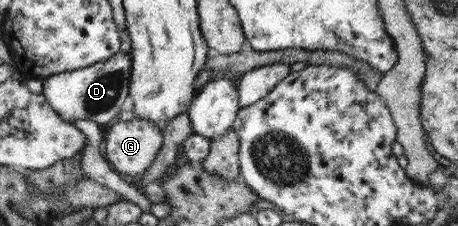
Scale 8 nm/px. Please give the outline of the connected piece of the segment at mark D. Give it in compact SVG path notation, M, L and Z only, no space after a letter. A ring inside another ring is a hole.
M118 51L111 58L87 68L48 75L42 80L40 93L61 120L68 123L73 120L91 120L101 128L105 128L108 121L128 102L129 75L131 75L129 71L131 71L129 52Z

